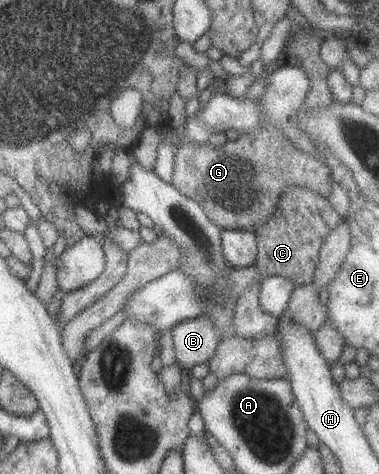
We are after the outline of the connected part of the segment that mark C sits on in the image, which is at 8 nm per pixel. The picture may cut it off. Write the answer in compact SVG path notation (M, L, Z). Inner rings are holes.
M305 186L284 188L275 202L273 214L265 220L265 224L259 224L253 231L256 239L254 262L259 269L260 278L269 275L282 276L294 286L311 283L323 238L341 222L343 217L317 192Z

